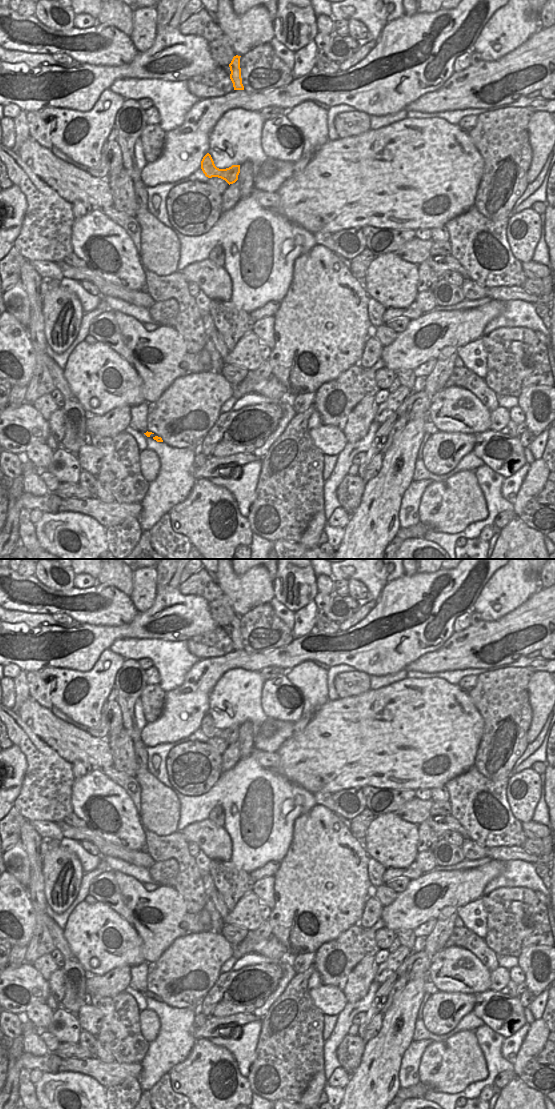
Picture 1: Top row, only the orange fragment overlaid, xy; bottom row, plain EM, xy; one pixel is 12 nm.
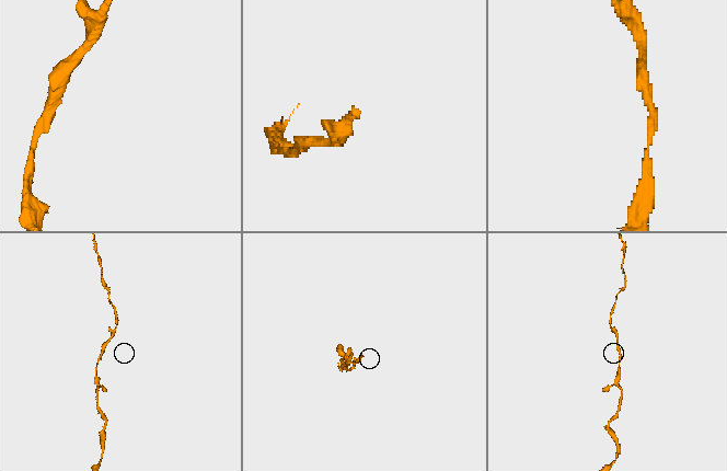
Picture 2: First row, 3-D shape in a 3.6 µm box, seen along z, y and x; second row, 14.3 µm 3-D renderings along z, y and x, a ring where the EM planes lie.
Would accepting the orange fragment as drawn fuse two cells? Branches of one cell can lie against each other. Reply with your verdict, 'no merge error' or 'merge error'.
no merge error

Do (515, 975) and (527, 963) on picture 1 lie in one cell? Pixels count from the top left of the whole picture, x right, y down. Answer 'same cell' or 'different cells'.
different cells

